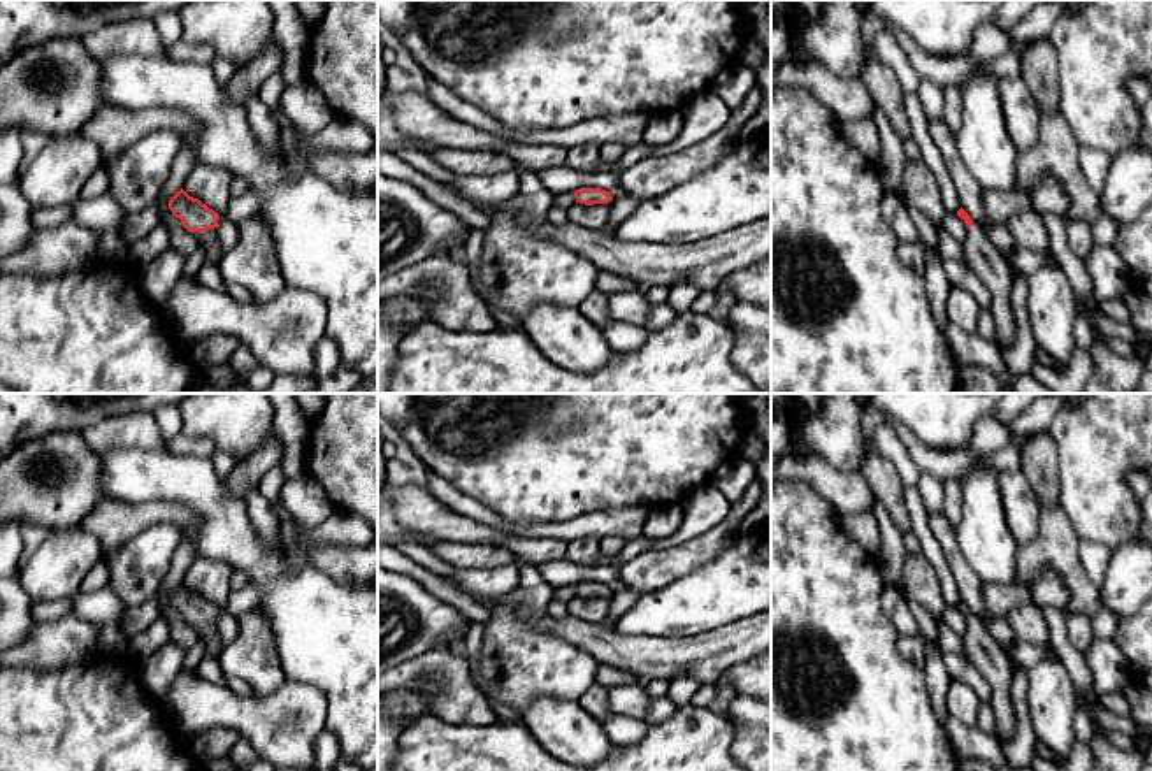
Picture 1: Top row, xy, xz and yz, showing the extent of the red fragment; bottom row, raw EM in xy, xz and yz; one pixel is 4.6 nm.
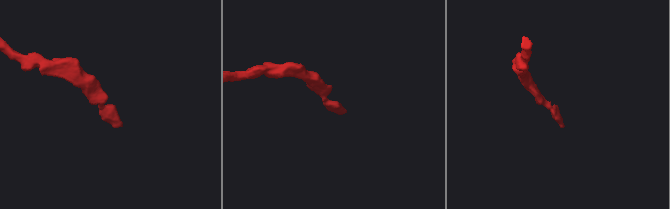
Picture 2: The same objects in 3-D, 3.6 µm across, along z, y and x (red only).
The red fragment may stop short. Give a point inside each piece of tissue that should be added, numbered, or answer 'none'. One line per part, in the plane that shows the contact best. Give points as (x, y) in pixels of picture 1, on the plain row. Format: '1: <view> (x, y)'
1: xy (208, 634)

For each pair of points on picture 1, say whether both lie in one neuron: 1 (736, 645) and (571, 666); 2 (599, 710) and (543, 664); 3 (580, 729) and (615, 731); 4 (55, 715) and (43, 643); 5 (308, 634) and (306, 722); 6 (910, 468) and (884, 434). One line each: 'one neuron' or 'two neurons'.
1: two neurons
2: two neurons
3: two neurons
4: two neurons
5: two neurons
6: one neuron

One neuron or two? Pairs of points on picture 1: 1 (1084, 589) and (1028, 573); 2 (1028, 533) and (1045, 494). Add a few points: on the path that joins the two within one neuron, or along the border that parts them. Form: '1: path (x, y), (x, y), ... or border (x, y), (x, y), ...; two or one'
1: path (1070, 575), (1059, 564), (1042, 564); one
2: border (1021, 469), (1042, 508); two

